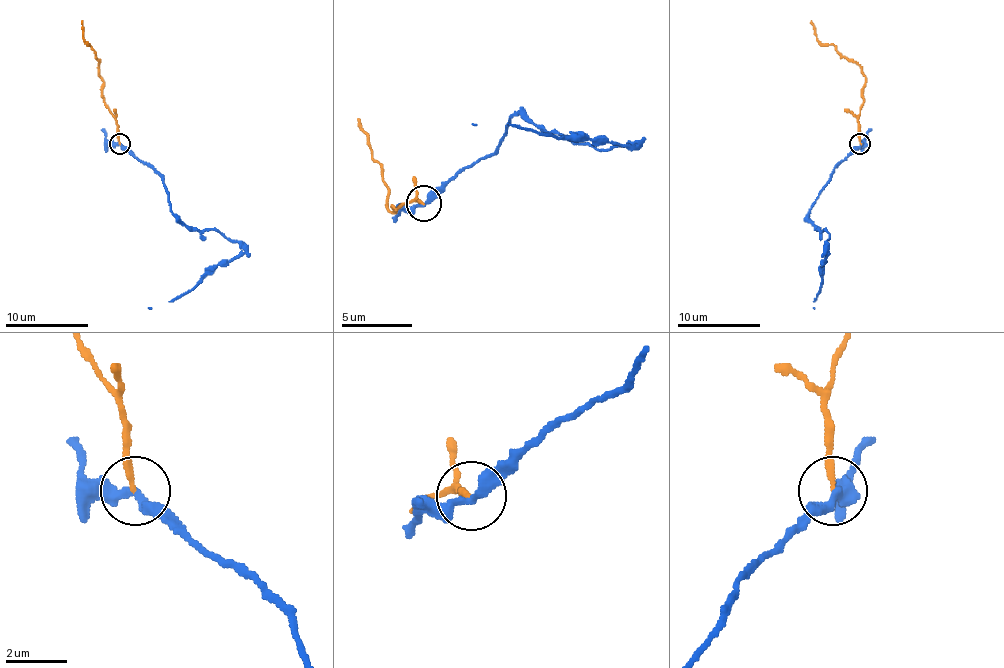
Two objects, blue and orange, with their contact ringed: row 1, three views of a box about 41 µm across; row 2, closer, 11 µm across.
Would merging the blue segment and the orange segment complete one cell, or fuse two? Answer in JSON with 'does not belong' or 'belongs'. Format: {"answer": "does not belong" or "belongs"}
{"answer": "does not belong"}

